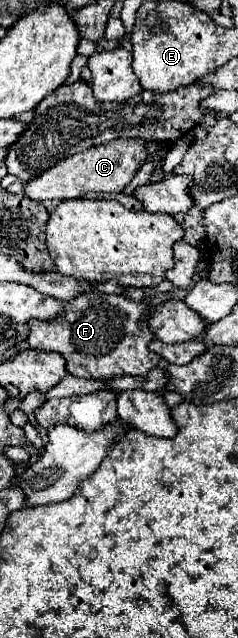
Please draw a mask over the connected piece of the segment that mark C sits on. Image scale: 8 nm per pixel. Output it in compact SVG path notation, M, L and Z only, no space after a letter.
M142 139L108 141L102 147L90 147L88 151L76 153L76 155L64 159L62 163L54 165L46 173L32 179L26 185L24 193L36 201L76 199L88 191L96 191L96 193L114 193L116 191L116 193L120 193L132 181L132 177L136 175L136 171L142 167L144 161L146 161L146 141L142 141Z

